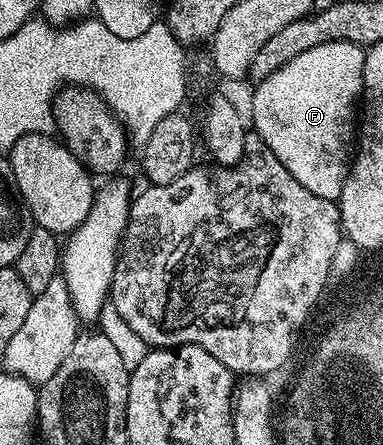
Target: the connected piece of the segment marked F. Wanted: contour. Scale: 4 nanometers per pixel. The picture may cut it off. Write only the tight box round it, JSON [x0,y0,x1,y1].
[251,42,364,202]

